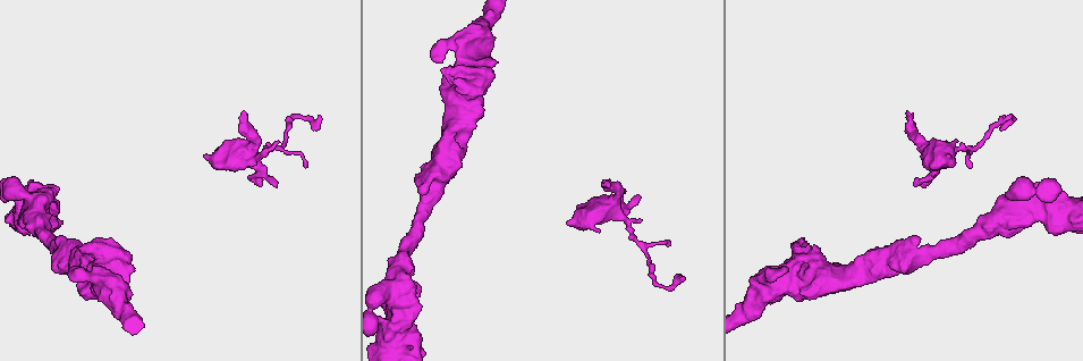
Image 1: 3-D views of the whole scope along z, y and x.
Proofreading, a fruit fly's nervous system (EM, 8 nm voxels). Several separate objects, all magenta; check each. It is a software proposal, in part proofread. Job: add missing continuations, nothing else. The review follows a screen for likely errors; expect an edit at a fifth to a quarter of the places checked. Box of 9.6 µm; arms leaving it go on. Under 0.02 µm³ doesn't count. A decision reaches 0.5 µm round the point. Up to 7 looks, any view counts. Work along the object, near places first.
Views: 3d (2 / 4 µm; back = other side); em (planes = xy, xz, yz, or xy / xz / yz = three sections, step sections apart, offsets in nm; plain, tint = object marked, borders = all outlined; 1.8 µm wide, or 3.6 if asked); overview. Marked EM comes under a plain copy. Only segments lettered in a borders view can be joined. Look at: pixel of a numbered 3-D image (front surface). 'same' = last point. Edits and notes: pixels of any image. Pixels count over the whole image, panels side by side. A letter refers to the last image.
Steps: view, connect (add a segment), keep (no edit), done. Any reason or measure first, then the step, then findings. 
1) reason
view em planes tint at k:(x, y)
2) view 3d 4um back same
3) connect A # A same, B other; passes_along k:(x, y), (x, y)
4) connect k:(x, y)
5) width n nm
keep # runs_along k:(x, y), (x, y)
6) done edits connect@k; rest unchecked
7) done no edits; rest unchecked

an open end
view 3d 2um at 1:(434, 59)

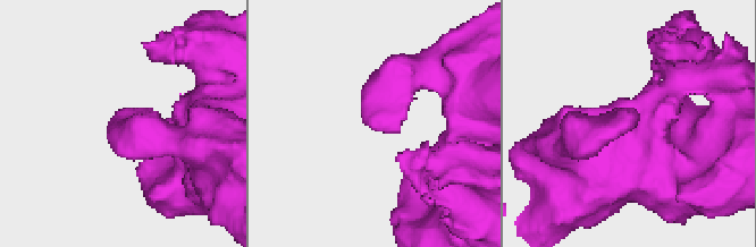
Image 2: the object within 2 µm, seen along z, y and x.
now the EM
view em planes borders at 2:(115, 135)

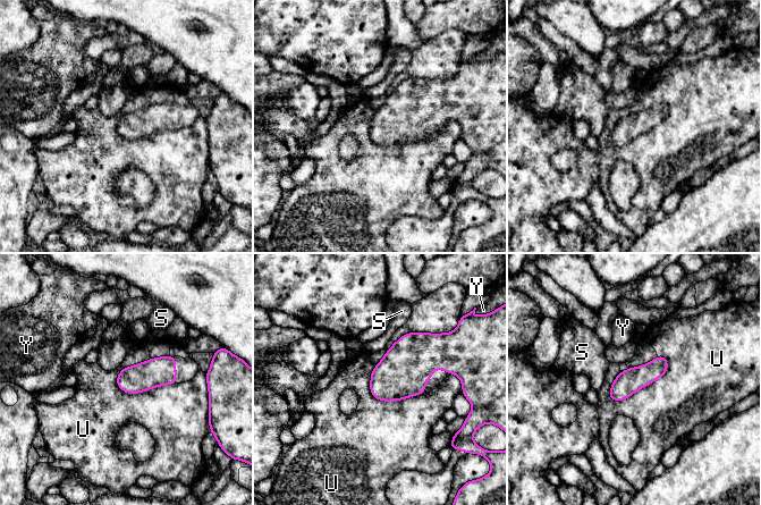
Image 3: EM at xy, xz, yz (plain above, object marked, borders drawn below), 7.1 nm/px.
keep # S other, U other, Y other; border 3:(442, 333), (404, 334), (372, 396); no lettered segment goes on from it

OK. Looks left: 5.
free end
view 3d 2um back at 1:(908, 112)

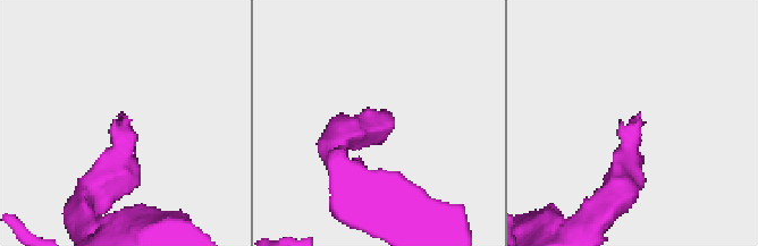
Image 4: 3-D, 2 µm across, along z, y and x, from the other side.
now the EM
view em planes borders at 4:(121, 113)

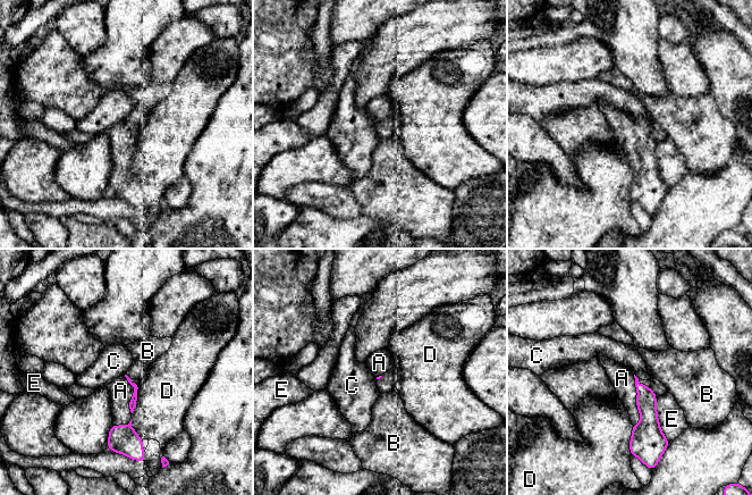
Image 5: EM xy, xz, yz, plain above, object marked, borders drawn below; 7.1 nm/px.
connect A # A same, B other, C other, D other, E other; passes_along 5:(648, 434), (636, 401), (622, 378); it goes on there

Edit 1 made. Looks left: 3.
an open end
view em planes borders at 1:(634, 197)

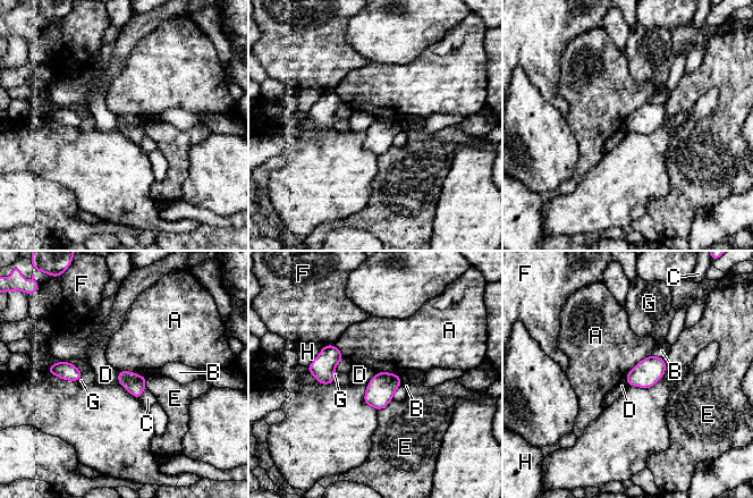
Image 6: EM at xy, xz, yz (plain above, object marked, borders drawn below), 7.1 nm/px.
keep # A other, B other, C other, D other, E other, F other, G other, H other; none of them fits

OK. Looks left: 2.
done edits connect@5; rest unchecked

